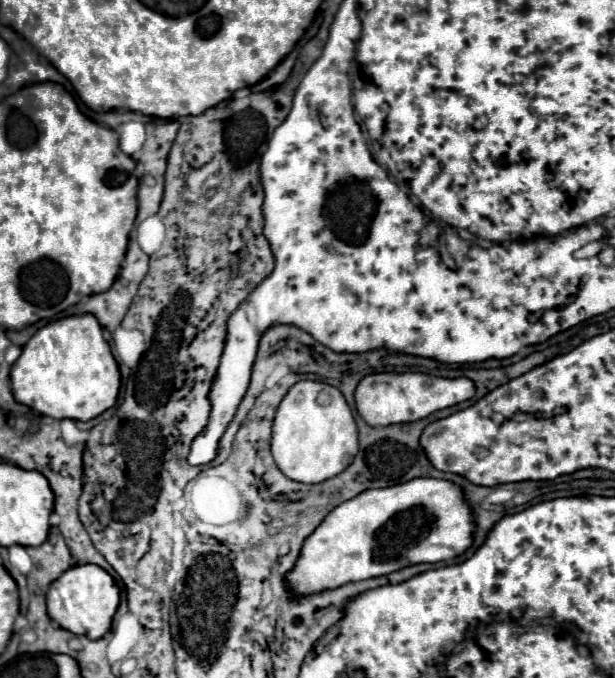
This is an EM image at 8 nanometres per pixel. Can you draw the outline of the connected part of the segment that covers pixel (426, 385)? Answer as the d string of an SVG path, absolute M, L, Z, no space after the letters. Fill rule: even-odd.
M379 372L365 376L357 390L355 402L361 418L371 426L389 426L399 422L421 420L435 410L455 406L475 394L475 384L469 378L437 378L421 372Z

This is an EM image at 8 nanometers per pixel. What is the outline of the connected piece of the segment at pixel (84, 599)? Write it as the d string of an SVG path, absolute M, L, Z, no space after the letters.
M83 564L69 568L61 578L57 578L47 592L47 614L61 628L83 634L89 640L99 640L111 630L113 614L119 606L119 588L115 580L95 564Z

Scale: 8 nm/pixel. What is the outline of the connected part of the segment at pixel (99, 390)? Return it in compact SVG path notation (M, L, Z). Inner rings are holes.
M93 314L69 316L49 322L47 326L37 330L33 338L23 346L23 352L17 358L17 362L11 366L11 390L17 402L55 420L69 418L85 422L109 410L117 402L119 394L119 368L109 344L103 338L103 330L97 318Z

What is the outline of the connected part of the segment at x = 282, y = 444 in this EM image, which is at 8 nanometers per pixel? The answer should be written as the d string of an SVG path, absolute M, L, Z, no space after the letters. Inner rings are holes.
M299 380L281 400L273 420L271 452L281 472L303 484L317 484L337 476L359 450L357 424L343 394L325 382Z

